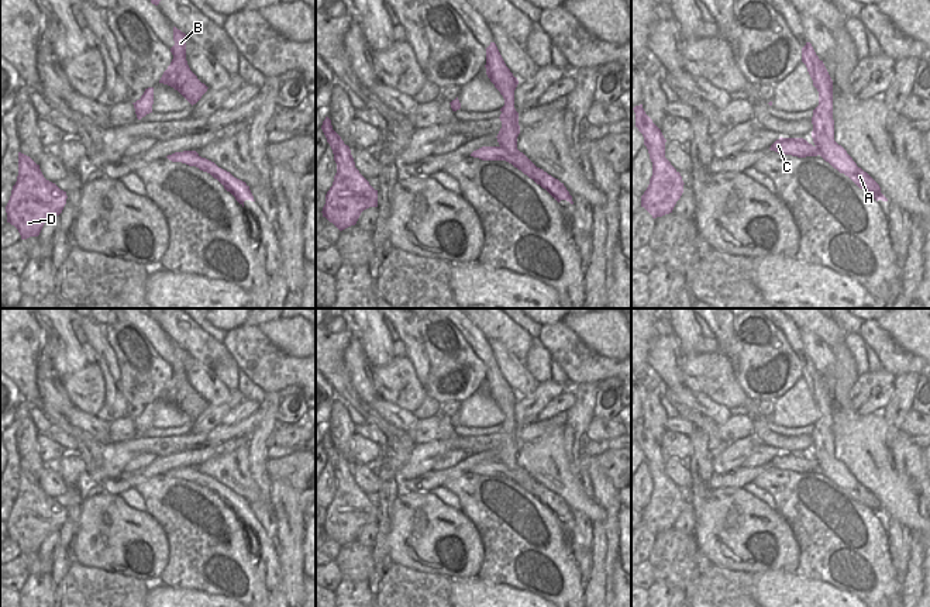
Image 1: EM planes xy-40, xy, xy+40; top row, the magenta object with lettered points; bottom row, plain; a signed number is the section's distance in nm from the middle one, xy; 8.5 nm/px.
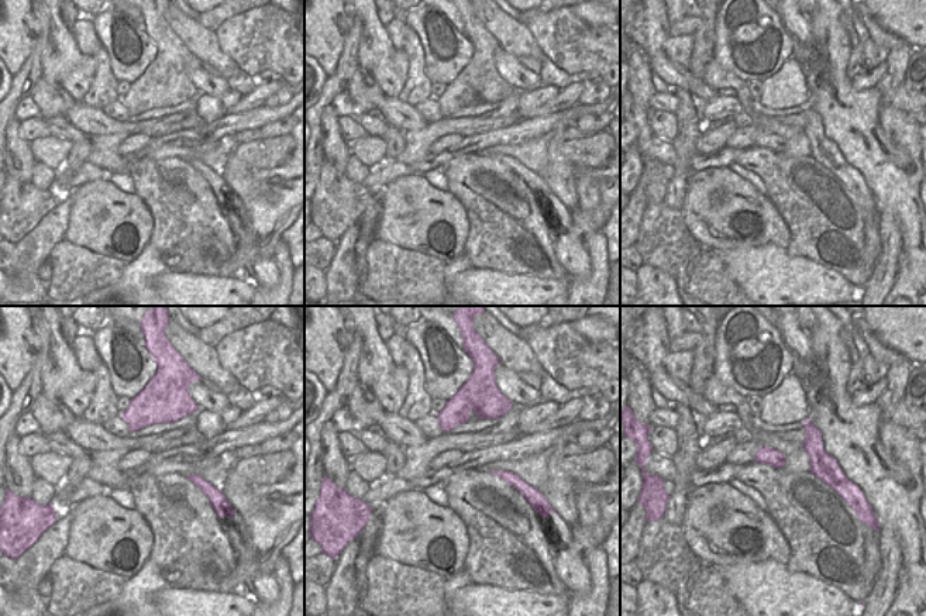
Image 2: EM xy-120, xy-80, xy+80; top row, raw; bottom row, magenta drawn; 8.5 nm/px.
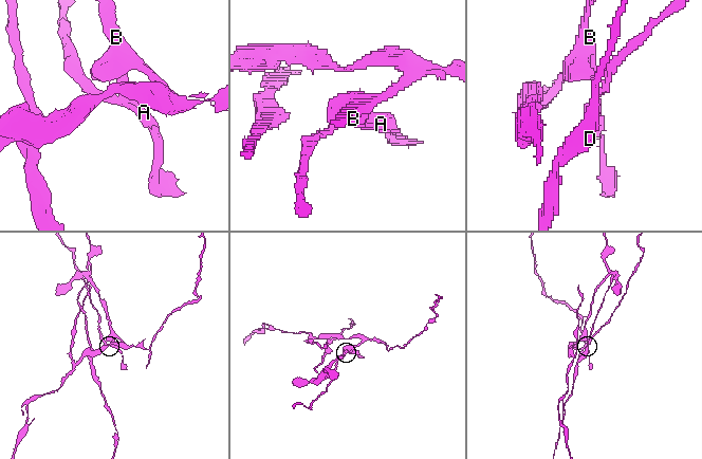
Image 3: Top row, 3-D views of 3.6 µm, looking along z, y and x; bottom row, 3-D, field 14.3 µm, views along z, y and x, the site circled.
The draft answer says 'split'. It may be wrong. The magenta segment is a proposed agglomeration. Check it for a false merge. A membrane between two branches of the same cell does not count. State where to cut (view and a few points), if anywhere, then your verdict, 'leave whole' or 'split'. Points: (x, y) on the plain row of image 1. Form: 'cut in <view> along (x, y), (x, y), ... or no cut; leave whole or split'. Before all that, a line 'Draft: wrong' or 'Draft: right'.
Draft: right
cut in xy along (500, 461), (512, 471), (523, 471), (530, 478); split

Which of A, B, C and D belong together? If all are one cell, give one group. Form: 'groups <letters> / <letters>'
groups A B D / C

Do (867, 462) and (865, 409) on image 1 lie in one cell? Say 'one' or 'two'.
two

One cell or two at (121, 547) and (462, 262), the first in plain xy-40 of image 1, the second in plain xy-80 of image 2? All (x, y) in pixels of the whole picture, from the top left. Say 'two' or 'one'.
two

